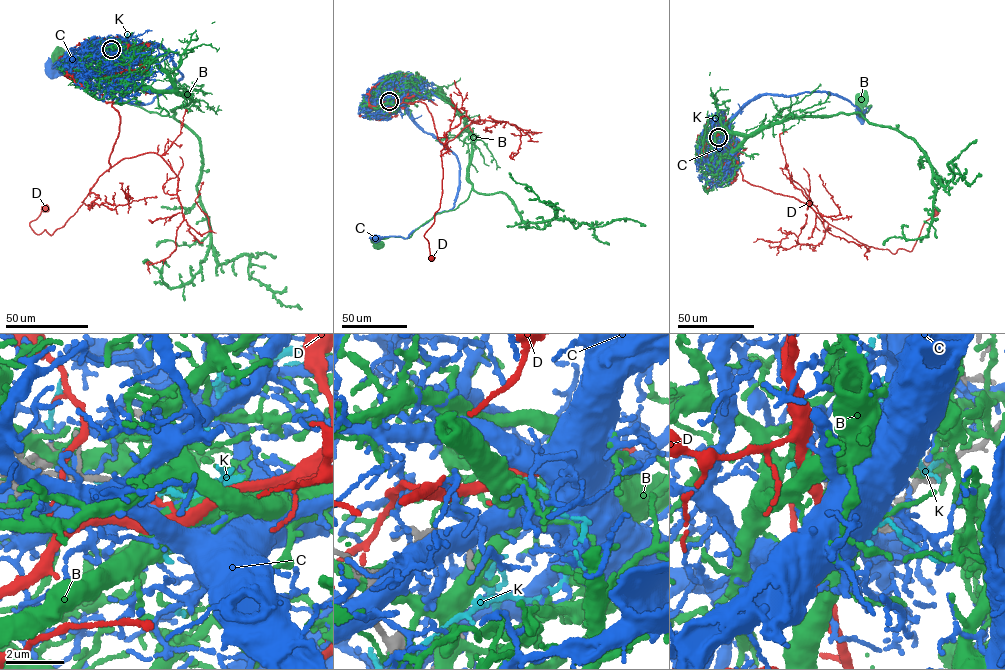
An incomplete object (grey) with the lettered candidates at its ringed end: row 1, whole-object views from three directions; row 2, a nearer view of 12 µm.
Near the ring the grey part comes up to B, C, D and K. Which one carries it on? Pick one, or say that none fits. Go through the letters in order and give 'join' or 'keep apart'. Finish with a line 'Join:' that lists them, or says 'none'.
B: keep apart
C: keep apart
D: keep apart
K: keep apart
Join: none

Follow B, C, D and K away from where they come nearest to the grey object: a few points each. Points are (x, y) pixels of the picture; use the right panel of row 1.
B: (718, 137), (713, 137), (718, 128), (745, 135), (793, 117), (859, 116), (871, 106), (863, 113), (863, 98)
C: (719, 137), (729, 121), (748, 103), (770, 93), (837, 94), (856, 106), (858, 115), (871, 107), (860, 115)
D: (719, 137), (721, 164), (733, 157), (744, 180), (814, 205), (824, 220), (867, 245), (910, 251), (934, 213)
K: (718, 137), (721, 129), (718, 117), (715, 118)

